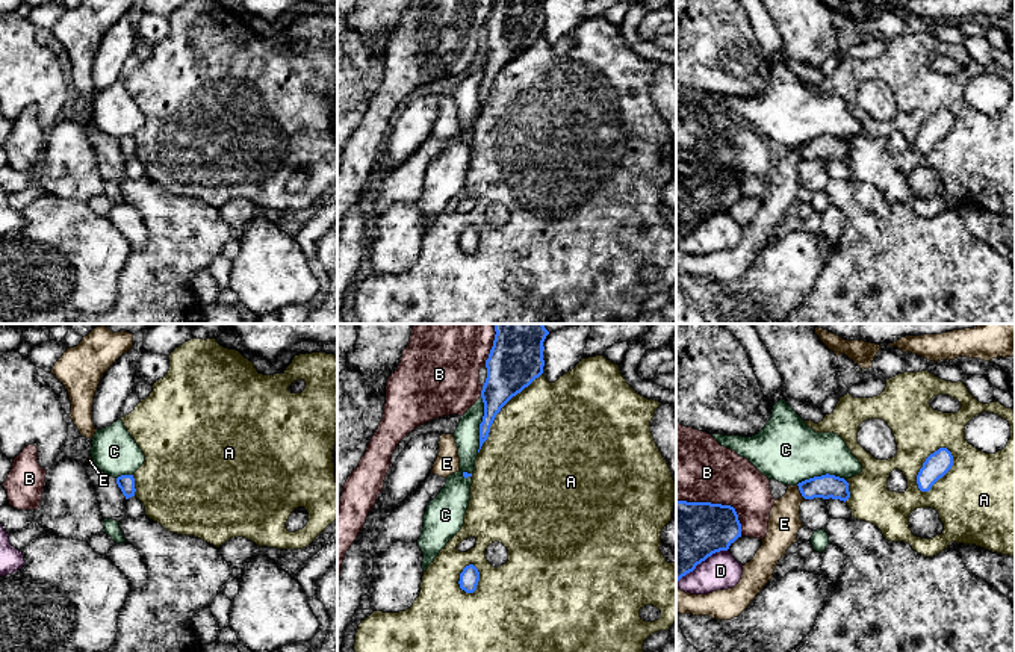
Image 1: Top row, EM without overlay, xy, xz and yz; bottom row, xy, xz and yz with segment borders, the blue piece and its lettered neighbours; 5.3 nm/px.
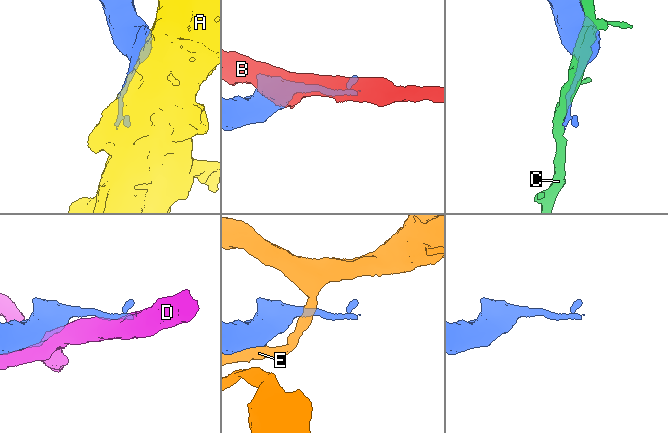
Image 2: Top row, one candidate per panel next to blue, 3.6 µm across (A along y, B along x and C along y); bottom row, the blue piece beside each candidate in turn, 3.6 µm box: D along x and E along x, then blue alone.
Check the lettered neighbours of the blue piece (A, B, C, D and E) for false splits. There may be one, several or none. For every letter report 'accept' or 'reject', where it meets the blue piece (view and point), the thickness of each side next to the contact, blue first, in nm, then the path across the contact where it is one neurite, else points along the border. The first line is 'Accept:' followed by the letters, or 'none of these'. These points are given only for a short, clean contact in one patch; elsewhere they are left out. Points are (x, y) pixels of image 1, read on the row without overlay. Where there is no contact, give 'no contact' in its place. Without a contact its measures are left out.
Accept: none of these
A: reject; contact yz (946, 133); calibres 140 and 480 nm
B: reject; contact yz (719, 165); calibres 360 and 380 nm
C: reject; contact xz (480, 85); calibres 180 and 130 nm
D: reject; contact yz (701, 223); calibres 380 and 200 nm
E: reject; contact yz (800, 153); calibres 130 and 170 nm

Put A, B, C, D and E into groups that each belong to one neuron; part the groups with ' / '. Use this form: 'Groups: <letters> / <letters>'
Groups: A / B / C / D / E

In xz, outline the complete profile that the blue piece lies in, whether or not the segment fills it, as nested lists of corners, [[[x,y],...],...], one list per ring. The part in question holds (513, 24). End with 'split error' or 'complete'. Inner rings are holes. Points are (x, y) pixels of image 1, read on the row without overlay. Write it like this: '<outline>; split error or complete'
[[[495,0],[486,21],[487,39],[481,51],[484,77],[480,110],[501,70],[543,35],[545,0]]]; complete

